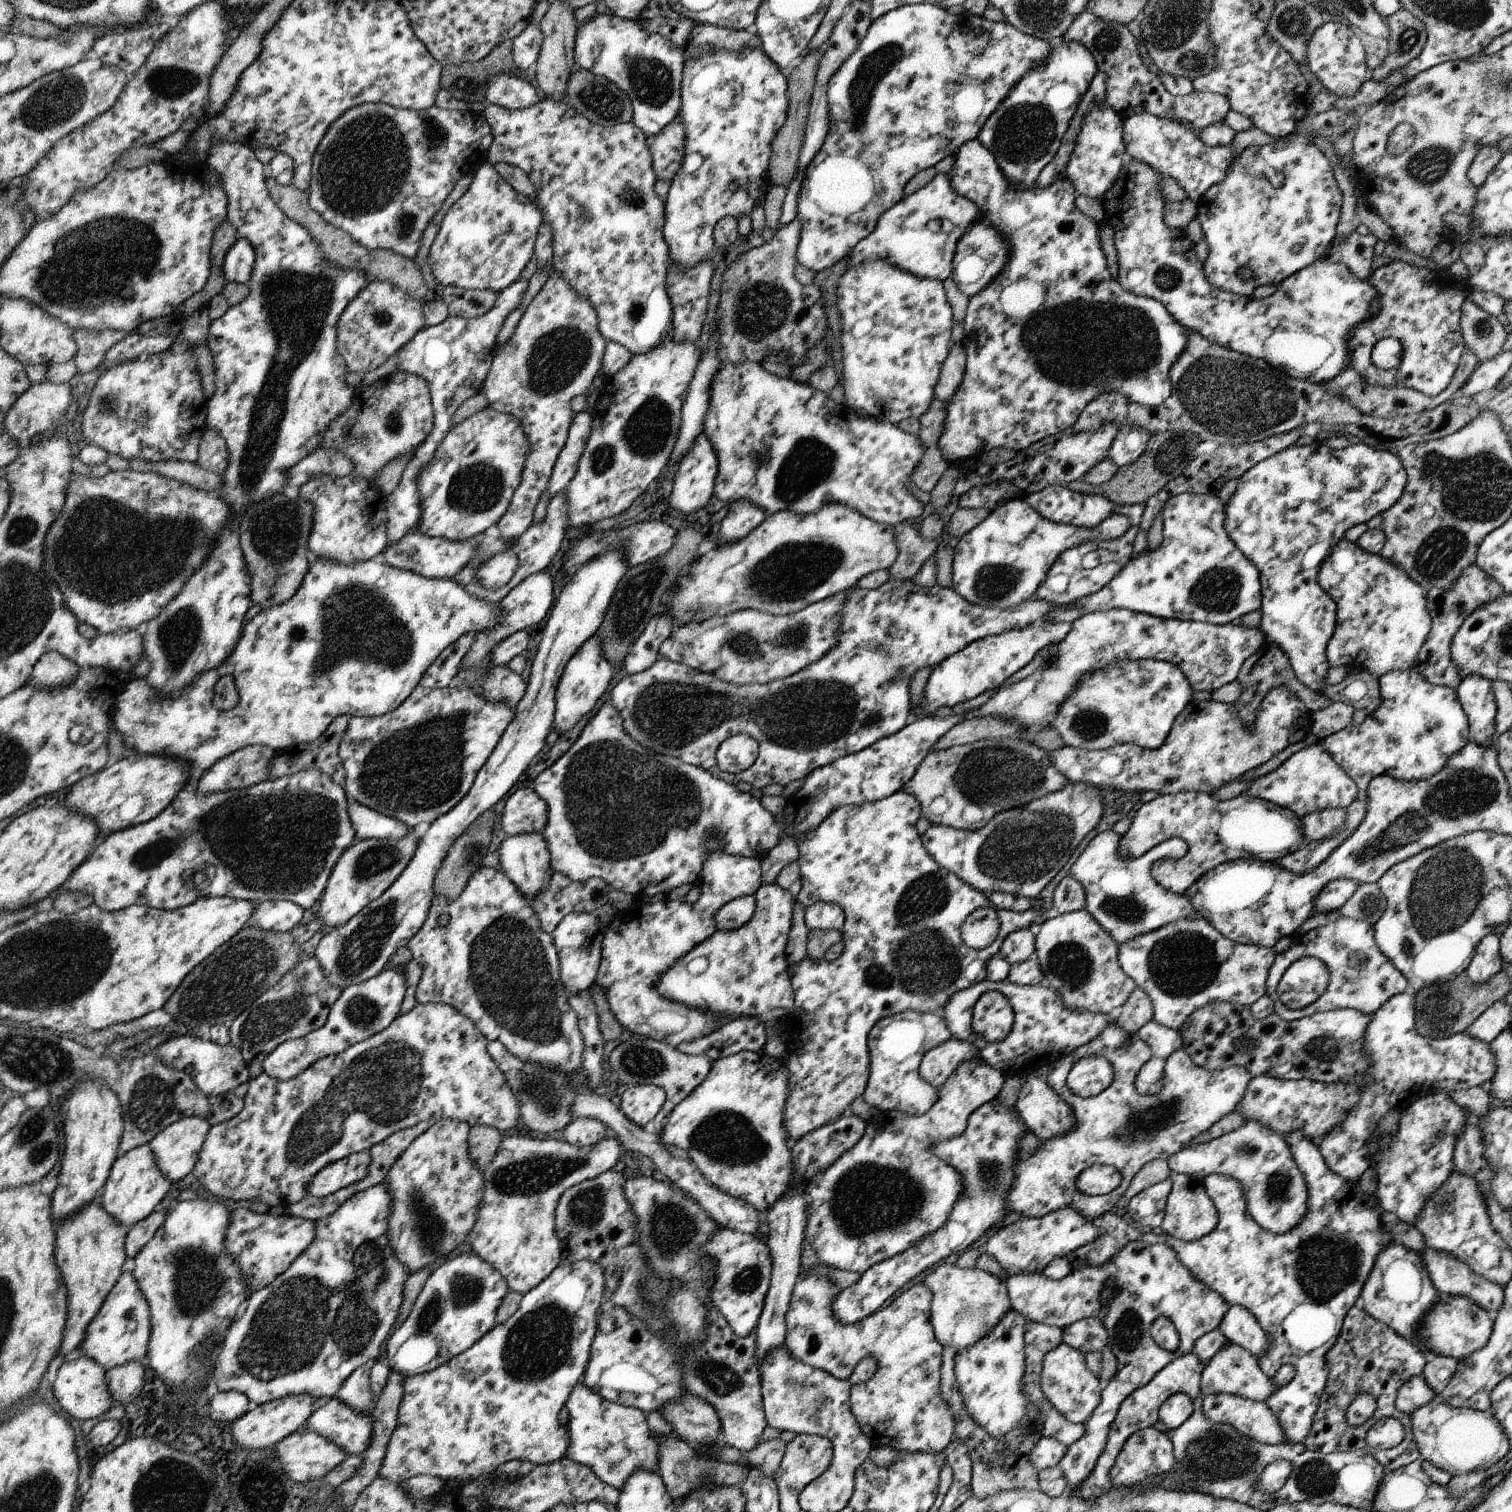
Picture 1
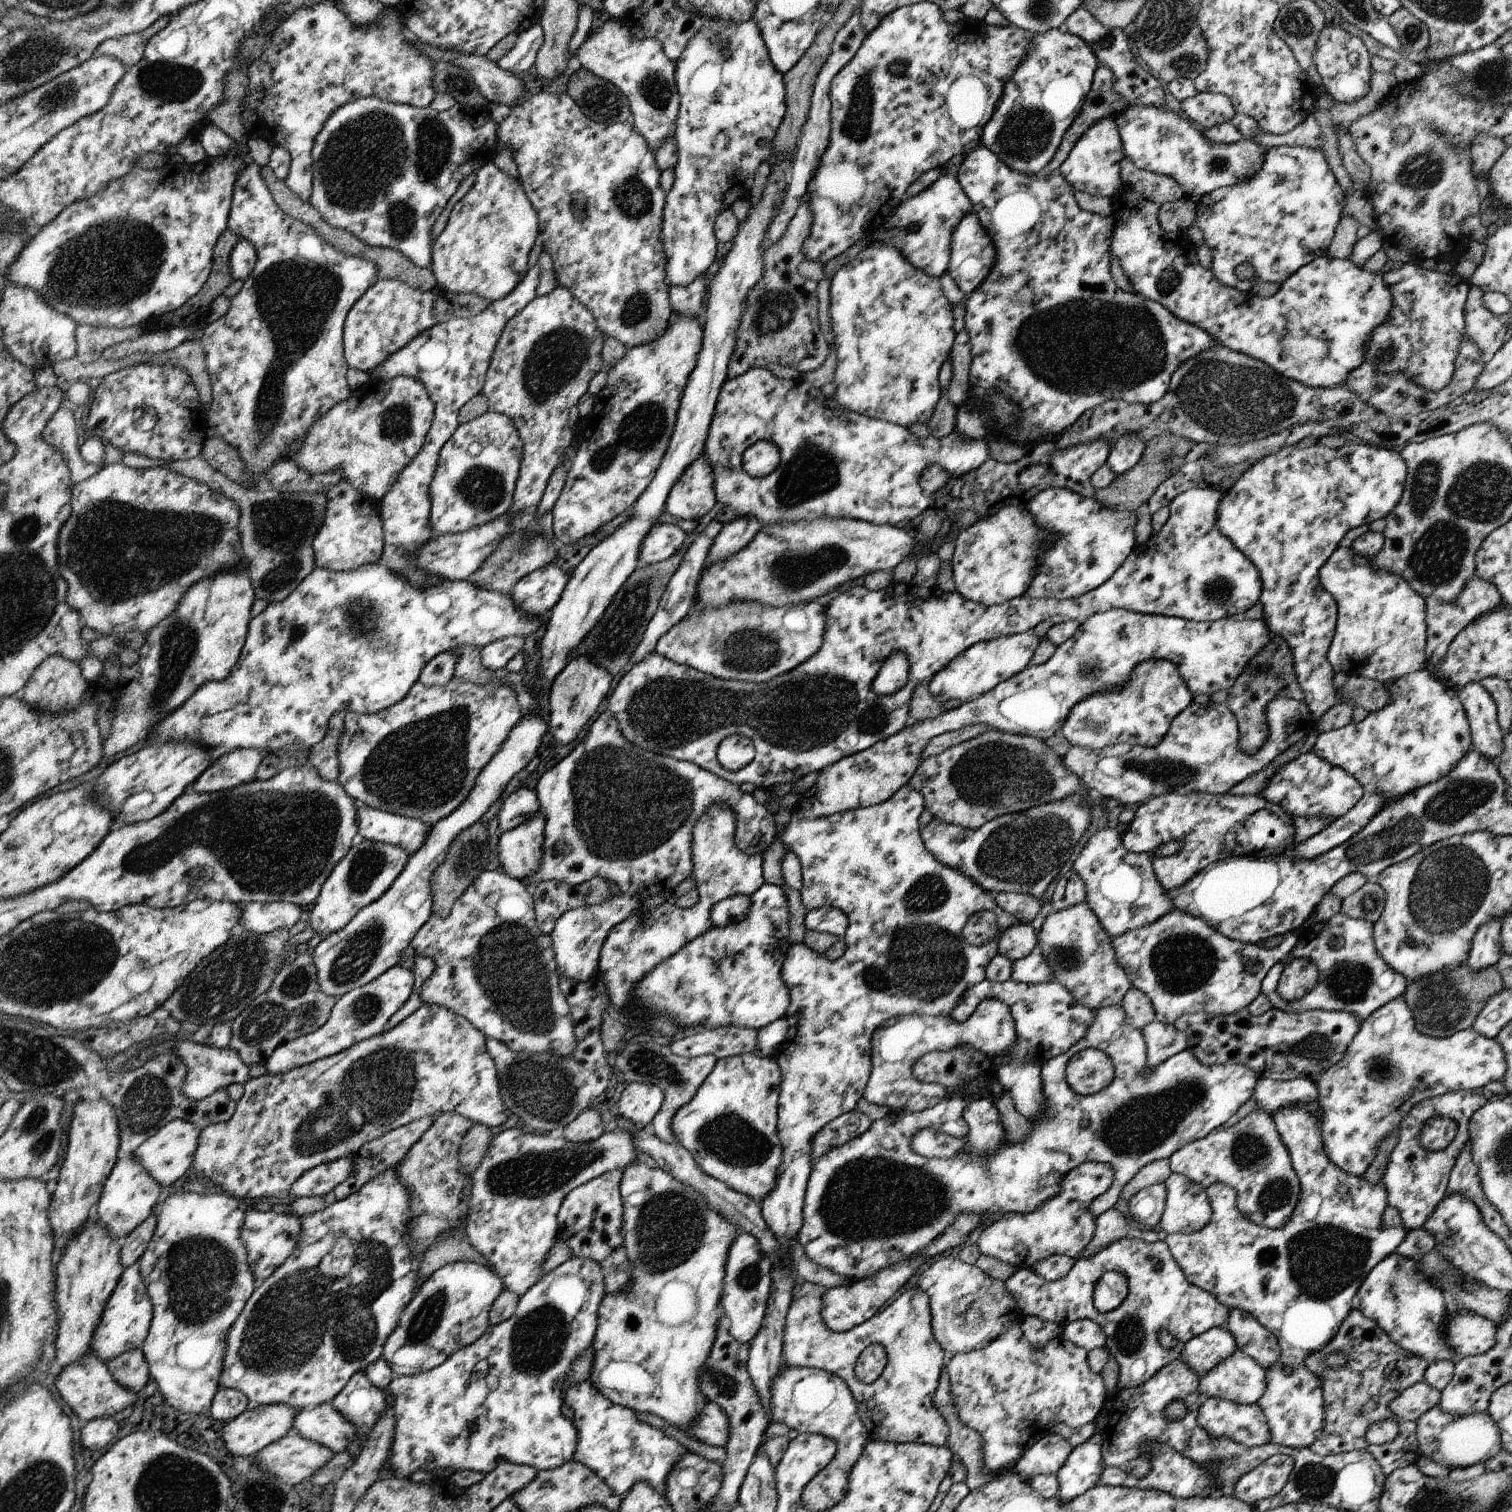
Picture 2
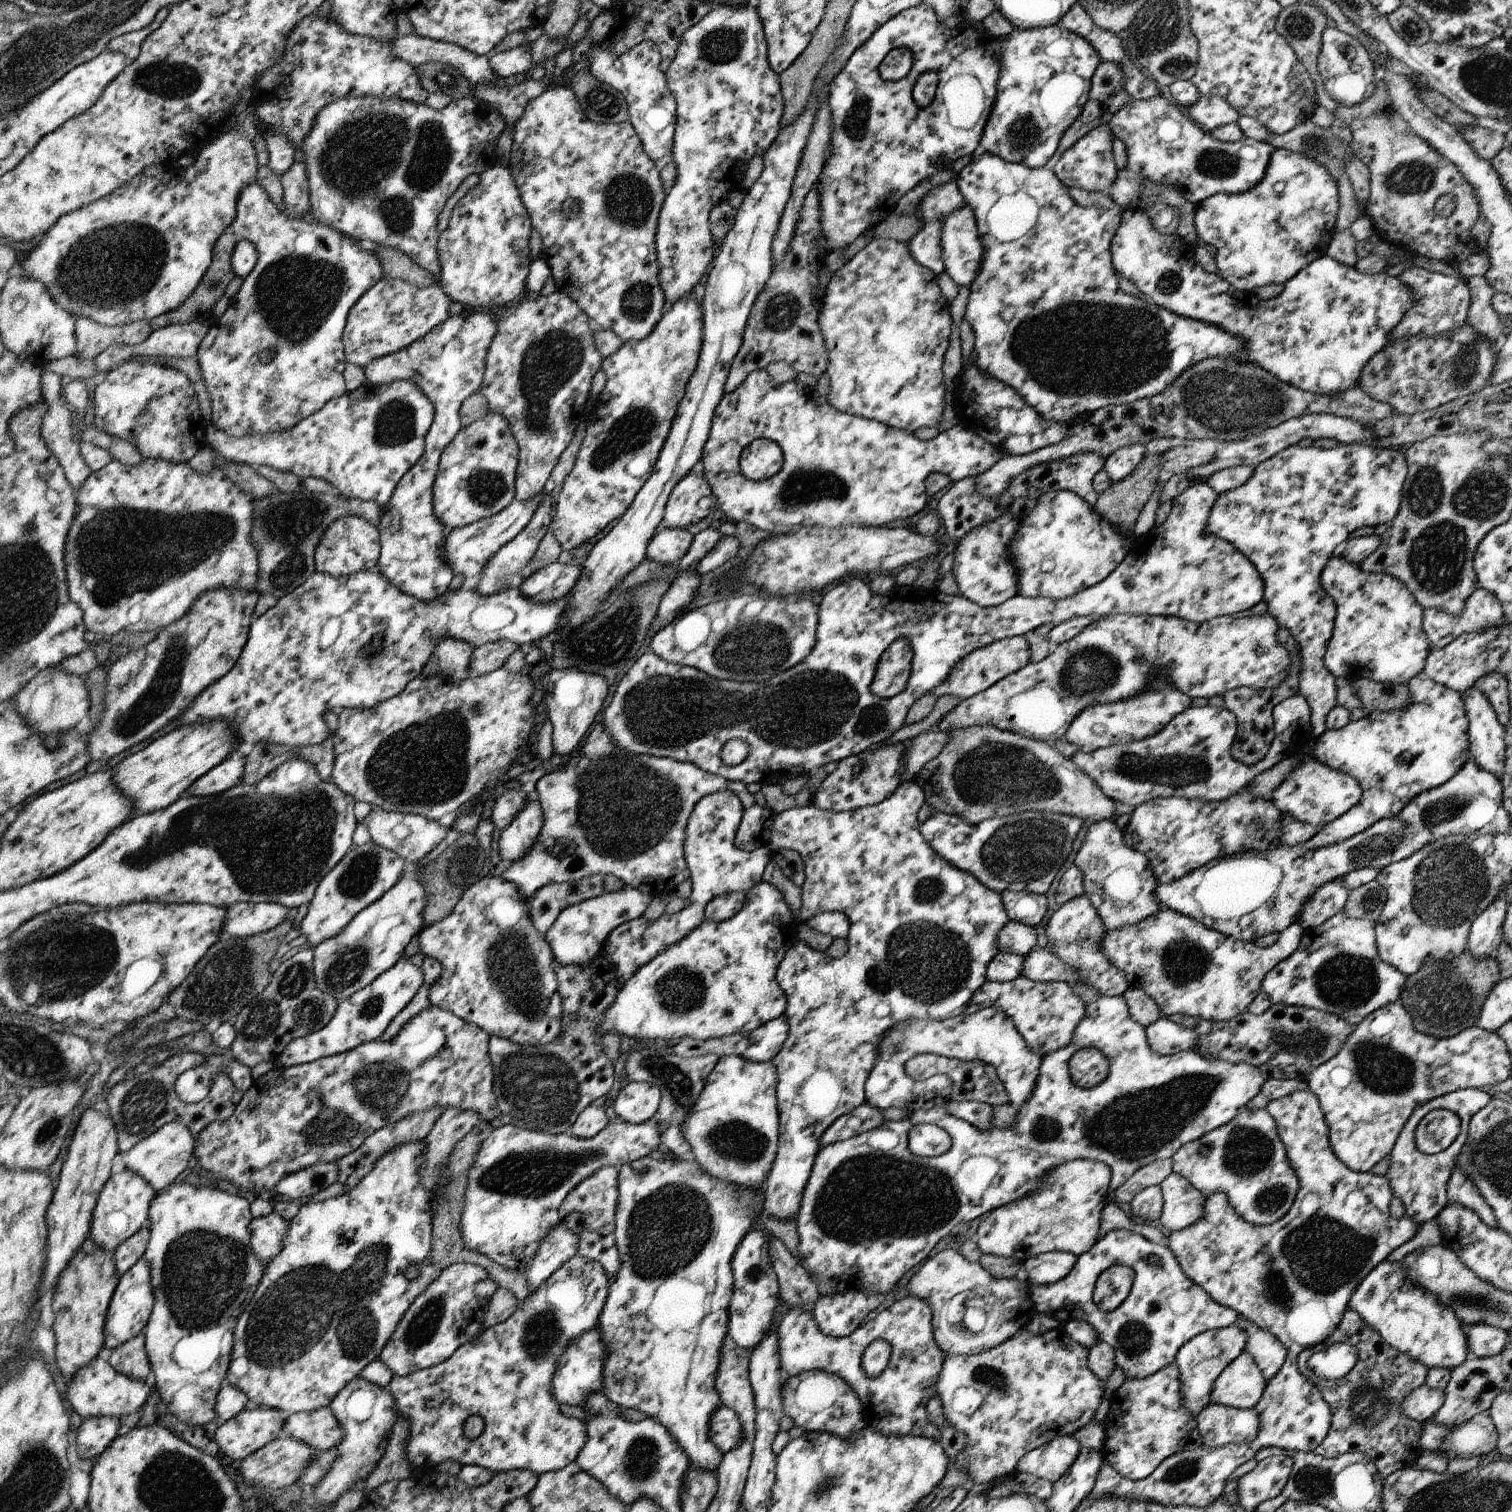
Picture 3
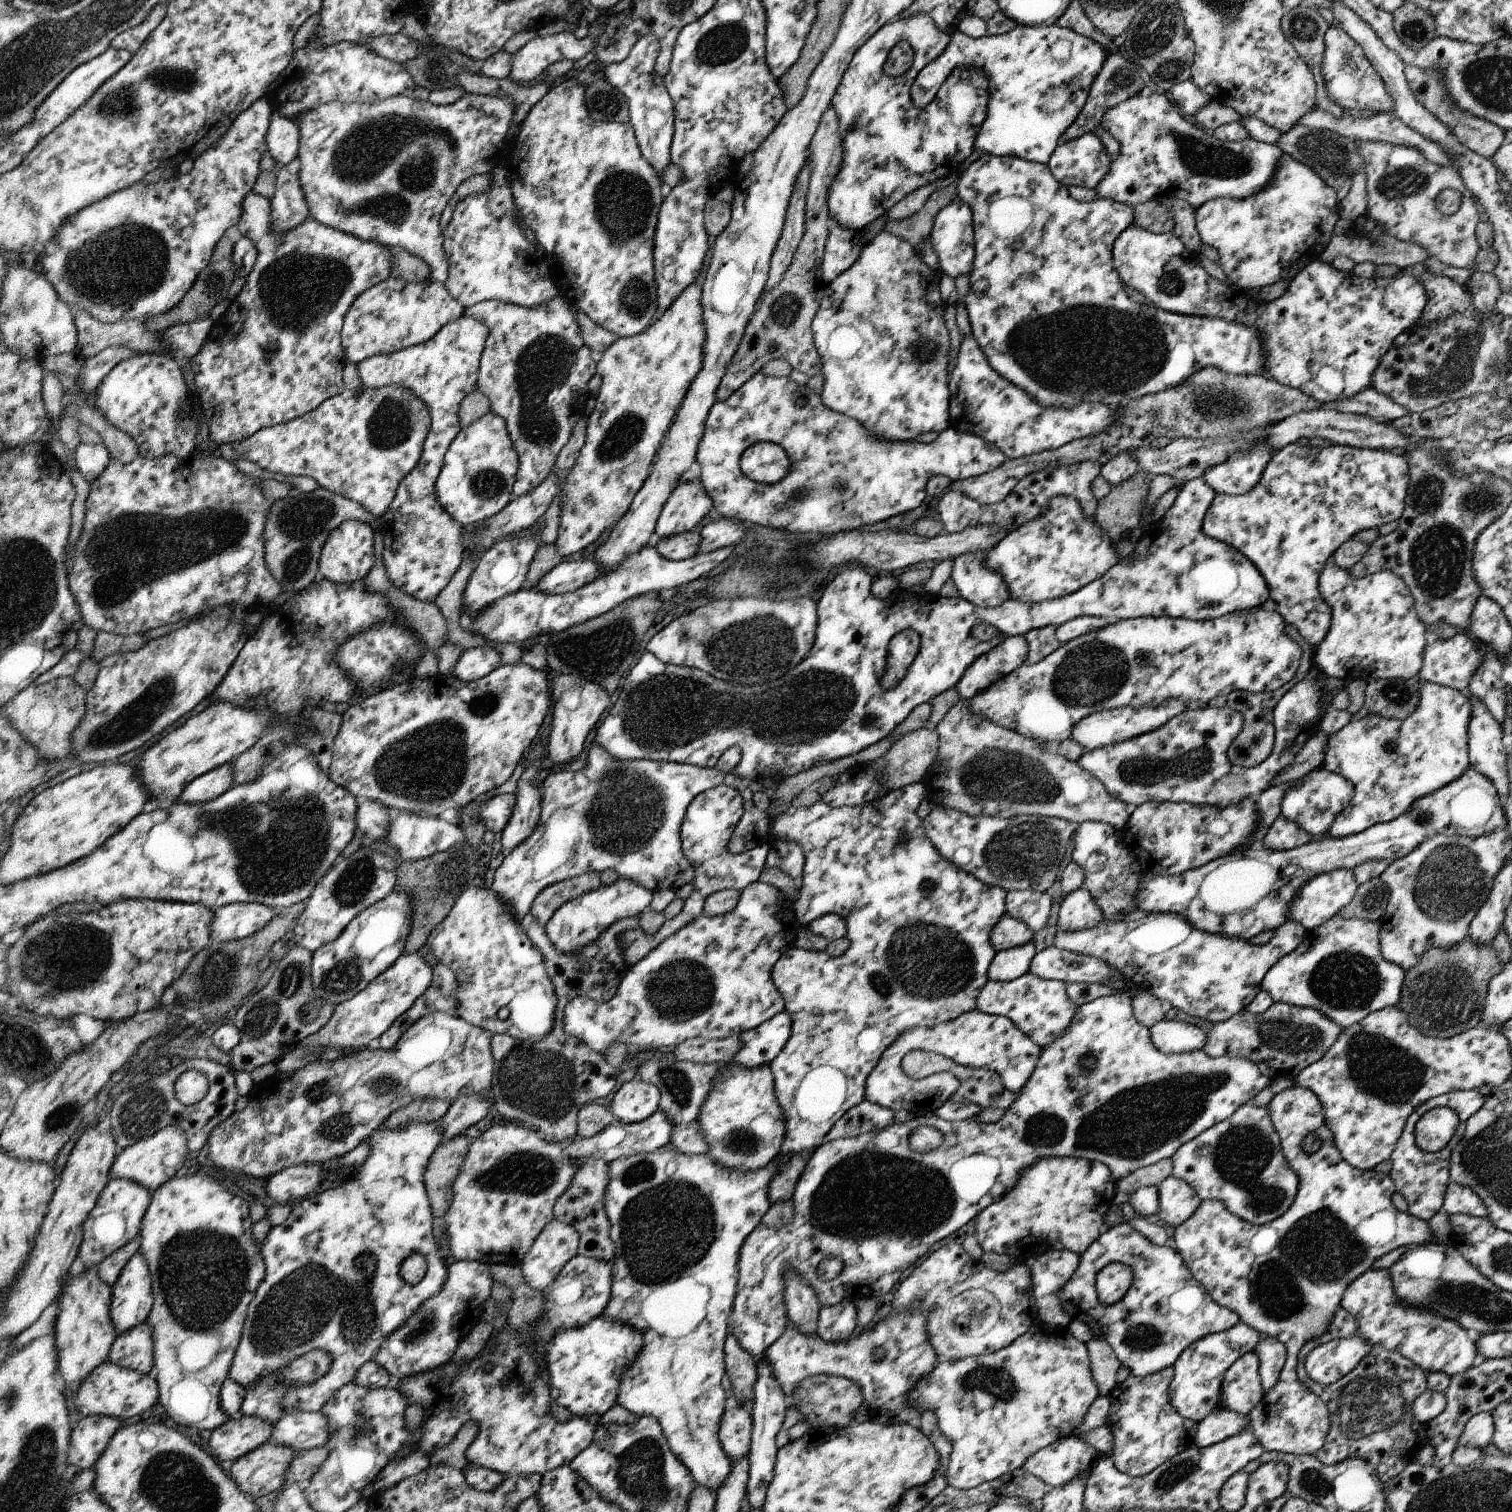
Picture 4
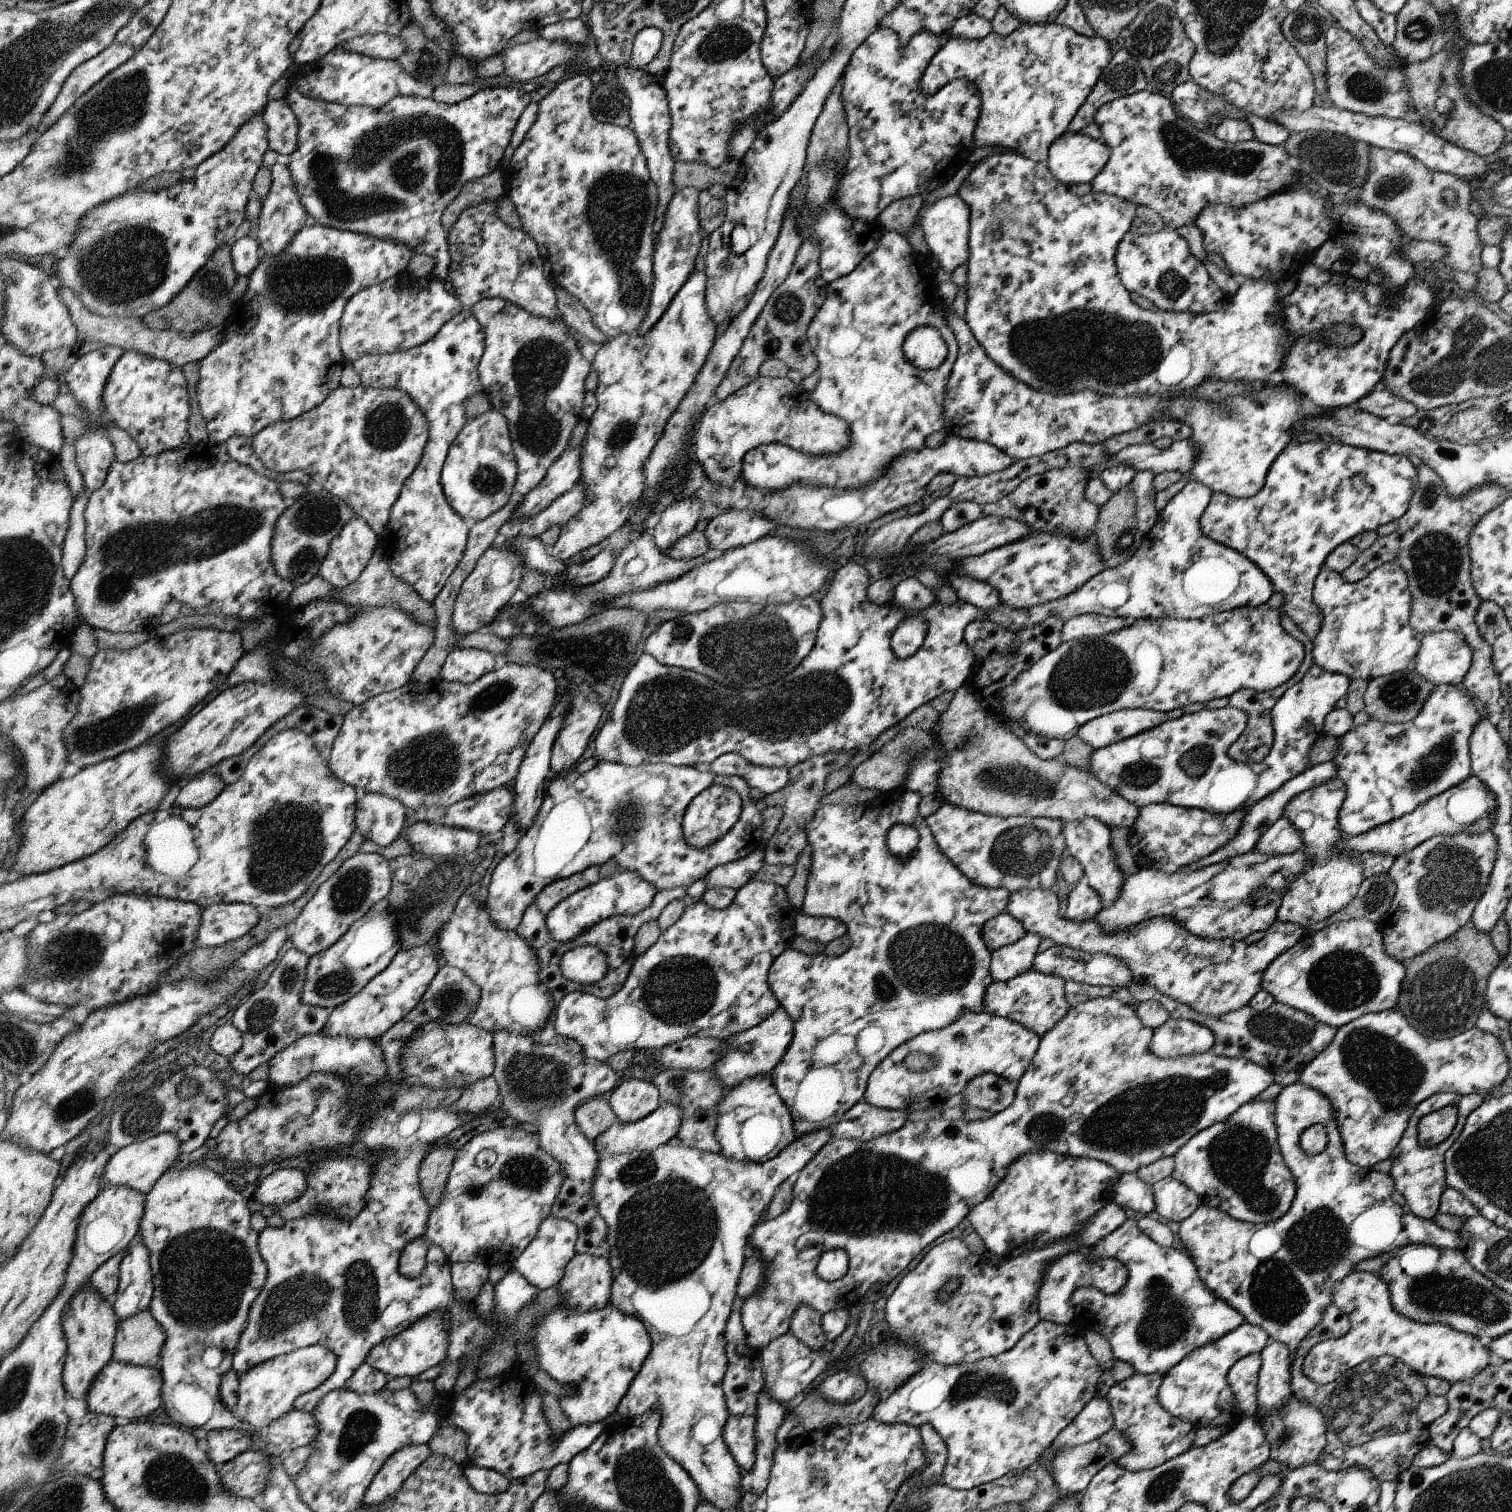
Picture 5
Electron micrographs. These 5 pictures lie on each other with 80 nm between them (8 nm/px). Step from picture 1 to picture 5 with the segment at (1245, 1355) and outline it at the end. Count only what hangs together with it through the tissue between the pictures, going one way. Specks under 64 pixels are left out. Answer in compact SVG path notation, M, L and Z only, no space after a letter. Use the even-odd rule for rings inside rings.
M1254 1353L1242 1357L1227 1374L1227 1383L1235 1398L1235 1406L1244 1418L1257 1414L1258 1379L1261 1367L1261 1354Z

